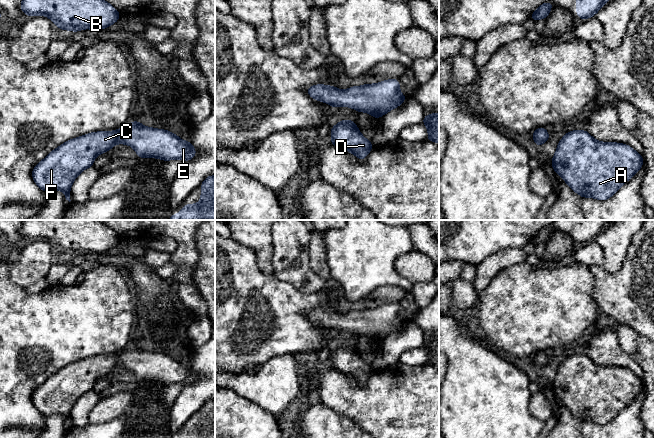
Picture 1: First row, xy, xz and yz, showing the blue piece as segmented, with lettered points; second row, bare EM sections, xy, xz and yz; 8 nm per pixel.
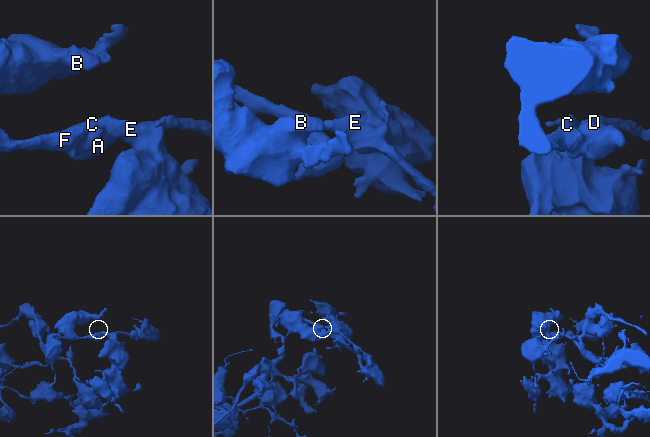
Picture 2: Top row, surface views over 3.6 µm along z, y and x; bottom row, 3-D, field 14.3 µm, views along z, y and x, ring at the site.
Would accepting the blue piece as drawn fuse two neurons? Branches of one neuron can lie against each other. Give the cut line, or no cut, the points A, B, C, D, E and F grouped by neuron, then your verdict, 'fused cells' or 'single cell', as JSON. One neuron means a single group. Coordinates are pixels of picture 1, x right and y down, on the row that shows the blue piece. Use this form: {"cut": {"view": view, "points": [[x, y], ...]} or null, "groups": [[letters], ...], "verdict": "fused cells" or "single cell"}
{"cut": null, "groups": [["A", "B", "C", "D", "E", "F"]], "verdict": "single cell"}

